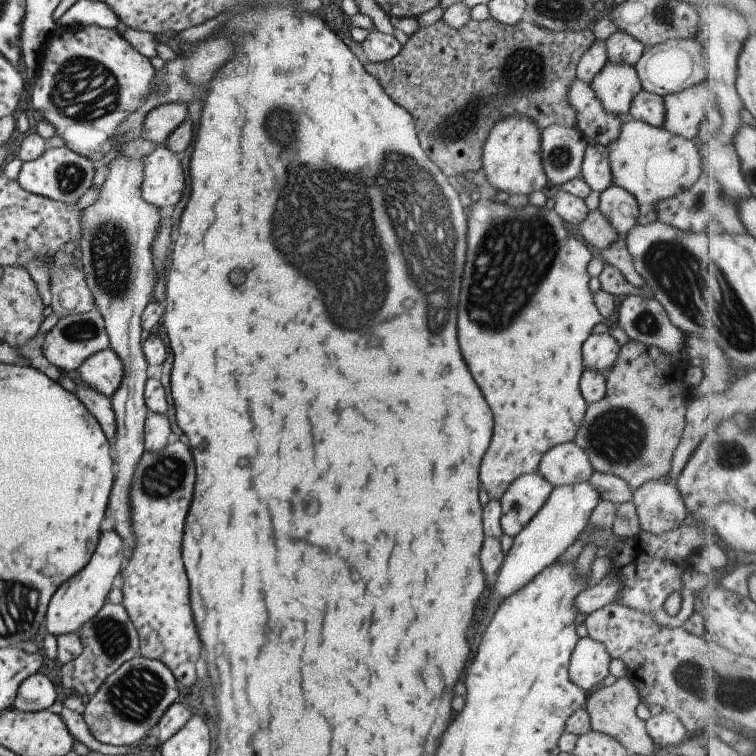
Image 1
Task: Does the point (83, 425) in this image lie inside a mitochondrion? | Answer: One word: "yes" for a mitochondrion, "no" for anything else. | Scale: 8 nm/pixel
no

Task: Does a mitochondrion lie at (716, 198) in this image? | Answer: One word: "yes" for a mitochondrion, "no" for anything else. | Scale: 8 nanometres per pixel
yes

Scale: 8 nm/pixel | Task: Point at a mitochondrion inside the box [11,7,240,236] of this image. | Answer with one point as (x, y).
(85, 90)

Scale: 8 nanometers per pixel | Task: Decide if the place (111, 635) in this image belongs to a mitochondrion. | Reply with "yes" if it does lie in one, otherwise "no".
yes

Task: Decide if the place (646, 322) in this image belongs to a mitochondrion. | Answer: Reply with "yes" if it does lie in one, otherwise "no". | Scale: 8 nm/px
yes

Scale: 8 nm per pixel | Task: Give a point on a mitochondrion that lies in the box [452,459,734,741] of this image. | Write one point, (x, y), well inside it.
(689, 674)

